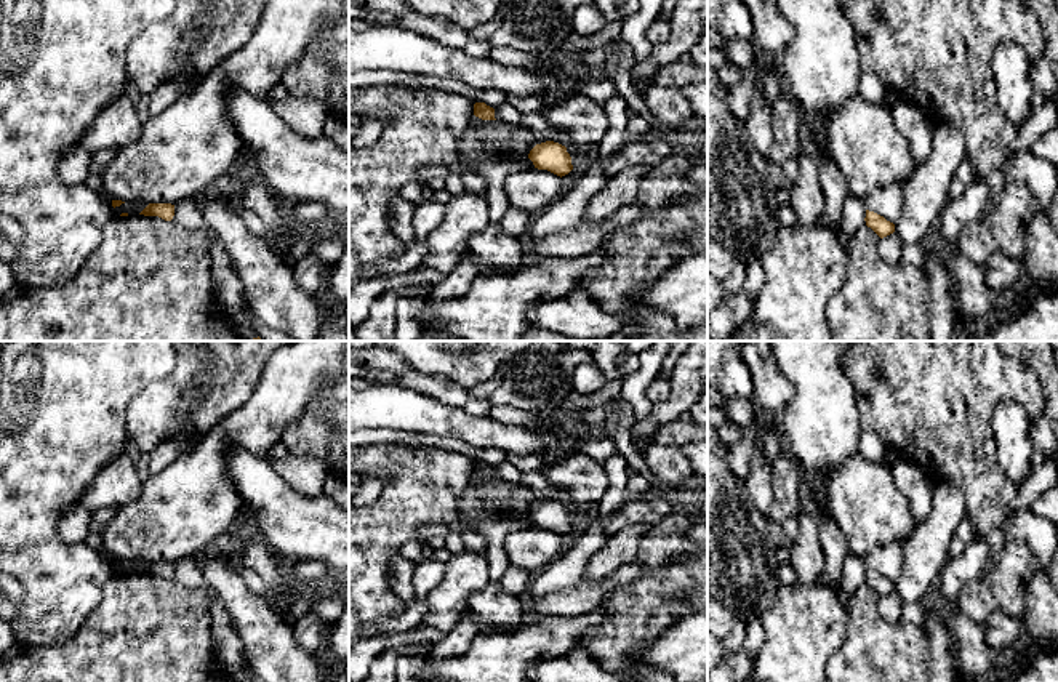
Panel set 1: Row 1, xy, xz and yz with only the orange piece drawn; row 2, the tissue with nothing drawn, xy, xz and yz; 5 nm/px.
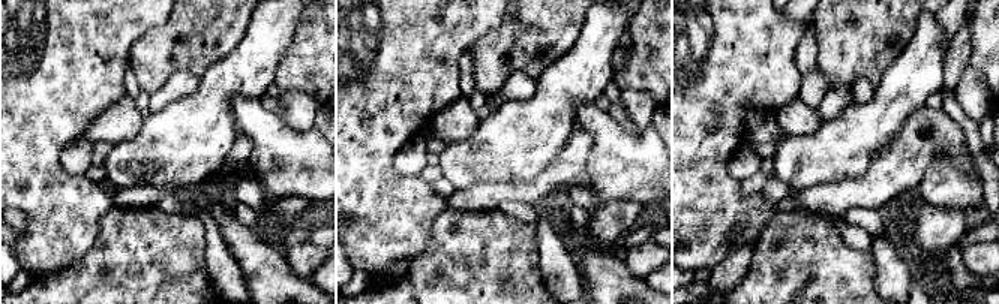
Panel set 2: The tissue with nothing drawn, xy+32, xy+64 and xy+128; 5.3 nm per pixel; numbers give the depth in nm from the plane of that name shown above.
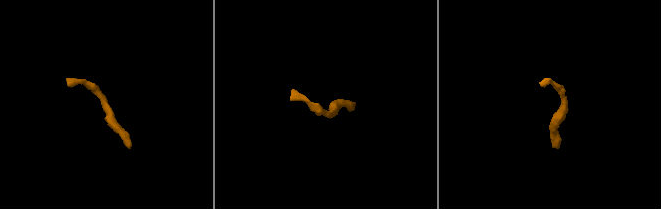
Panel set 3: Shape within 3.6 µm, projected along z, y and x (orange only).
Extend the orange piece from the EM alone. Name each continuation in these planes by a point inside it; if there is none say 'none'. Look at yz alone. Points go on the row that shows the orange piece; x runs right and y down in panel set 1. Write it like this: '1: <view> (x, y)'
none

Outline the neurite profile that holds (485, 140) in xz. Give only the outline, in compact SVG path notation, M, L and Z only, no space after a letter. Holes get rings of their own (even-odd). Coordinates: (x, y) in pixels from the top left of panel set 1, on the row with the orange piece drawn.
M472 115L461 139L458 163L479 165L528 157L530 150L547 139L531 133L523 125L499 120L482 120Z

